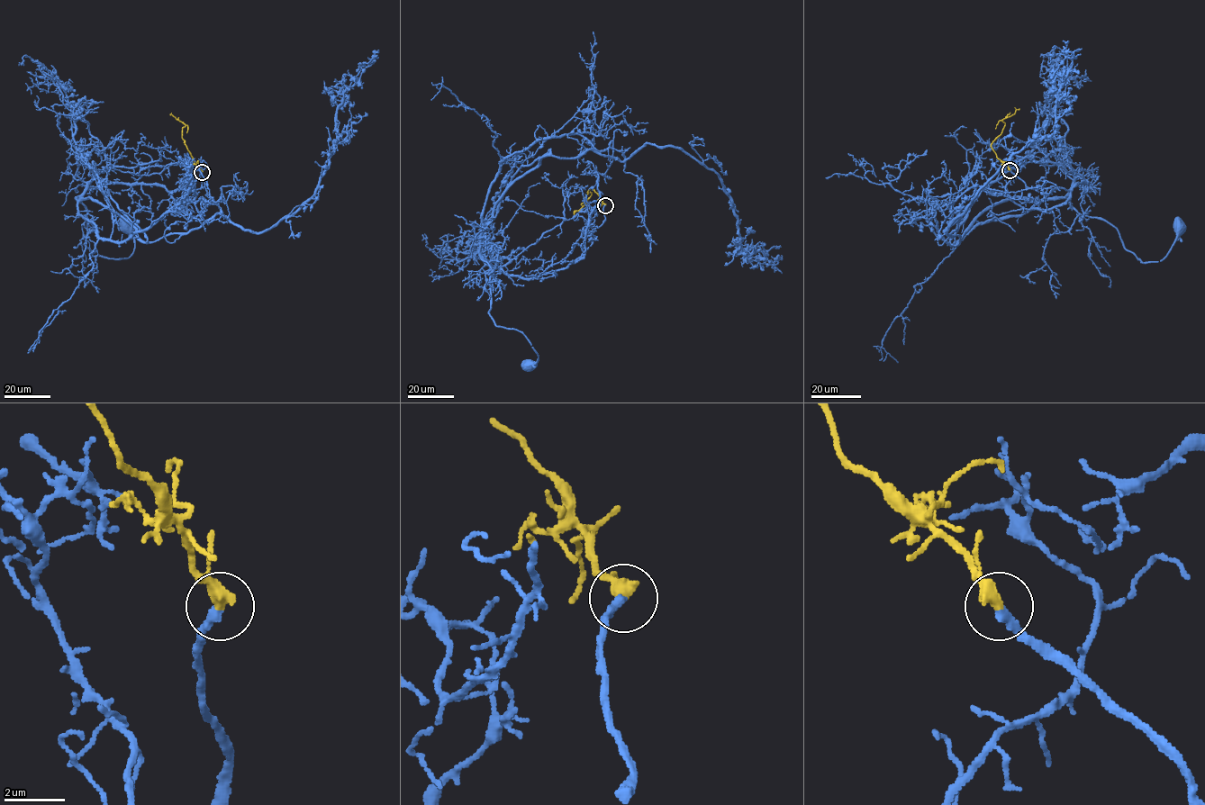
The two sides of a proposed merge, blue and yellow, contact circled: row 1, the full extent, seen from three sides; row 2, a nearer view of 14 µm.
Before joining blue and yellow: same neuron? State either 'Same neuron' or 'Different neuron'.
Same neuron

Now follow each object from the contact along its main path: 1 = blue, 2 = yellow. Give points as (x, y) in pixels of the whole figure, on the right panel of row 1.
1: (1010, 170), (1038, 189), (1087, 182), (1077, 175), (1068, 202), (1110, 223), (1143, 263), (1160, 261), (1178, 230)
2: (1010, 170), (997, 157), (991, 145), (1001, 133), (1005, 123), (1002, 120), (1014, 113), (1018, 110), (1015, 107)

